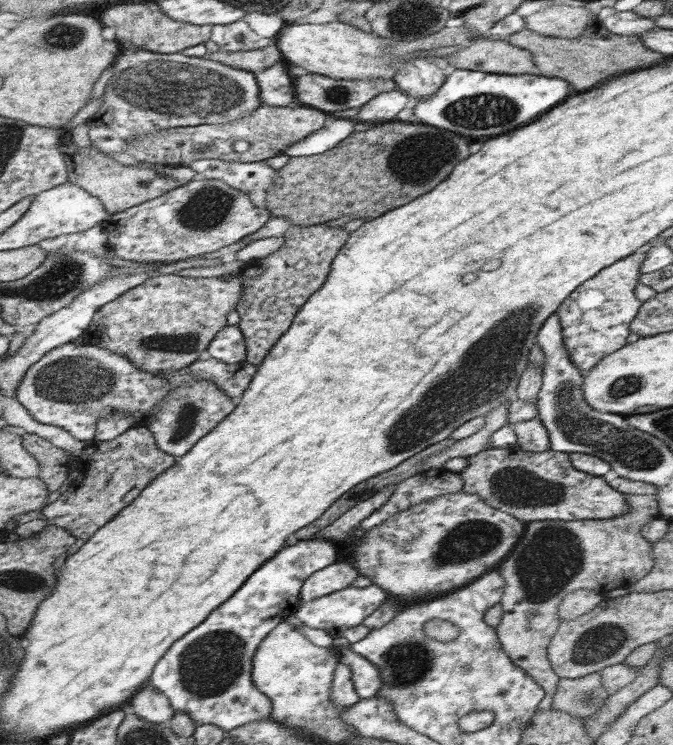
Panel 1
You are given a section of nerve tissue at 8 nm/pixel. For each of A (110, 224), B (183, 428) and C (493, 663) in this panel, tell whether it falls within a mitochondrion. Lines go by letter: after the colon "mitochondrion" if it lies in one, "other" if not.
A: other
B: mitochondrion
C: other

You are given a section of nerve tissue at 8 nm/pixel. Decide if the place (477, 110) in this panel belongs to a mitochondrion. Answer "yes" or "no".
yes

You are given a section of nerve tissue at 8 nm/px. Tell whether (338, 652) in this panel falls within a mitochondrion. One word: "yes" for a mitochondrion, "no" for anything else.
no

